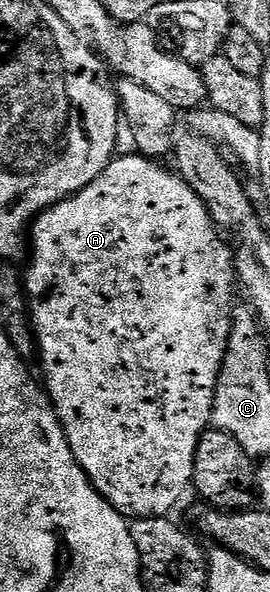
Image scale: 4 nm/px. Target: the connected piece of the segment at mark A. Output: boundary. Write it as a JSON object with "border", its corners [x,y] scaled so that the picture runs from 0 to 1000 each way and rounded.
{"border":[[[448,264],[419,265],[378,292],[333,309],[319,318],[293,321],[285,328],[263,334],[207,341],[181,355],[163,355],[137,361],[111,382],[111,402],[119,395],[119,444],[104,449],[104,458],[85,458],[81,475],[89,480],[89,495],[104,505],[104,534],[119,546],[119,561],[133,574],[133,590],[141,593],[141,613],[163,623],[163,645],[156,639],[156,652],[170,660],[174,671],[185,674],[189,684],[207,694],[207,711],[222,721],[237,725],[237,735],[252,745],[252,753],[267,760],[270,770],[281,774],[281,782],[311,794],[311,802],[337,814],[344,824],[393,843],[404,851],[433,861],[441,868],[456,868],[463,877],[515,878],[522,875],[604,875],[633,870],[637,860],[652,855],[652,846],[681,834],[681,826],[700,826],[711,813],[711,777],[722,767],[722,753],[730,742],[774,725],[778,720],[778,694],[789,686],[789,666],[800,660],[804,642],[815,633],[822,606],[815,608],[815,591],[800,586],[800,529],[815,524],[815,495],[841,486],[844,481],[863,481],[867,463],[852,451],[867,443],[863,424],[844,424],[830,417],[822,404],[800,397],[807,390],[804,377],[778,363],[774,355],[756,346],[752,340],[730,333],[707,318],[641,291],[633,285],[604,287],[589,280],[589,272],[567,270],[559,265],[493,264],[496,267],[444,267]]]}

